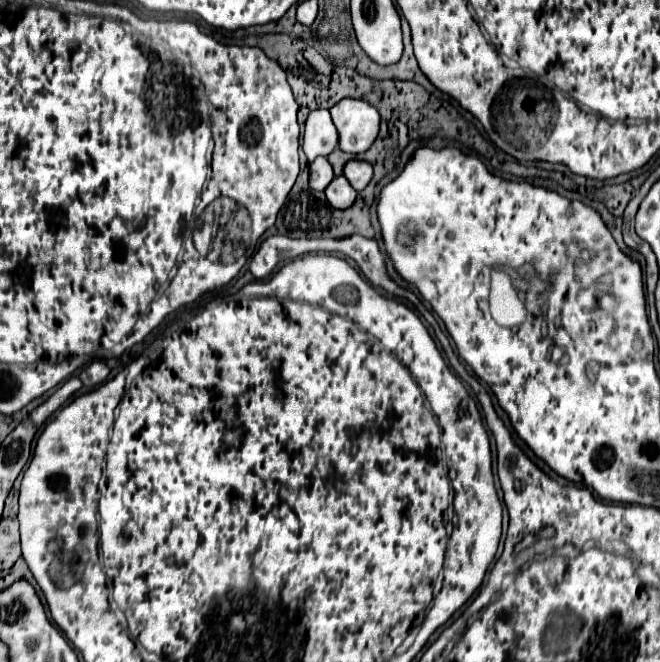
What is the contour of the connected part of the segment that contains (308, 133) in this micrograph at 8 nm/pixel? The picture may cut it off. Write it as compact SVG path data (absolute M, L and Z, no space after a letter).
M328 109L312 111L304 125L304 143L302 143L302 151L306 153L308 161L312 163L316 157L328 157L336 149L338 135L330 119L330 111Z

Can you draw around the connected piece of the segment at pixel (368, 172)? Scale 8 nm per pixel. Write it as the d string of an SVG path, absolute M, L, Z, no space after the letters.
M352 159L344 167L344 177L350 181L350 185L356 191L362 191L370 183L370 179L372 179L372 165L368 161Z

